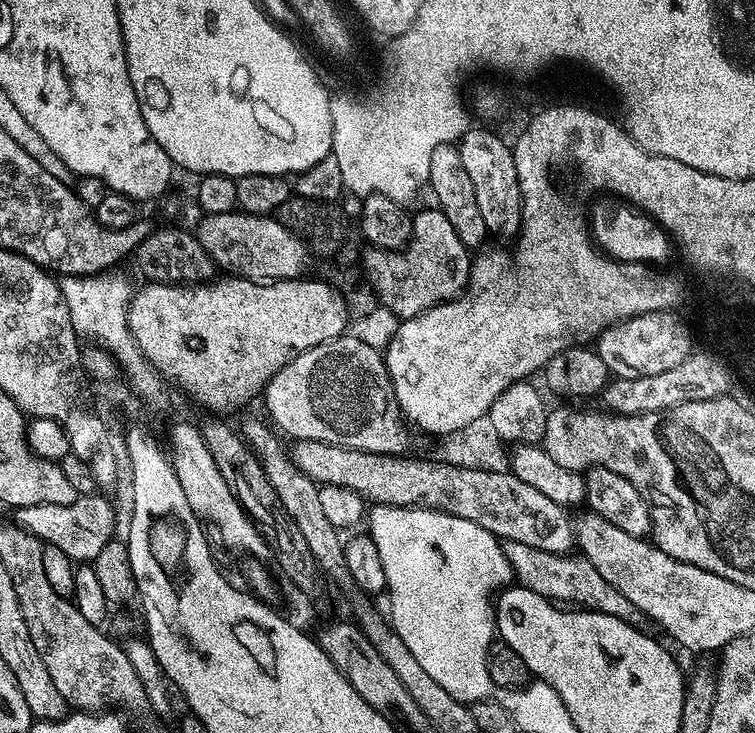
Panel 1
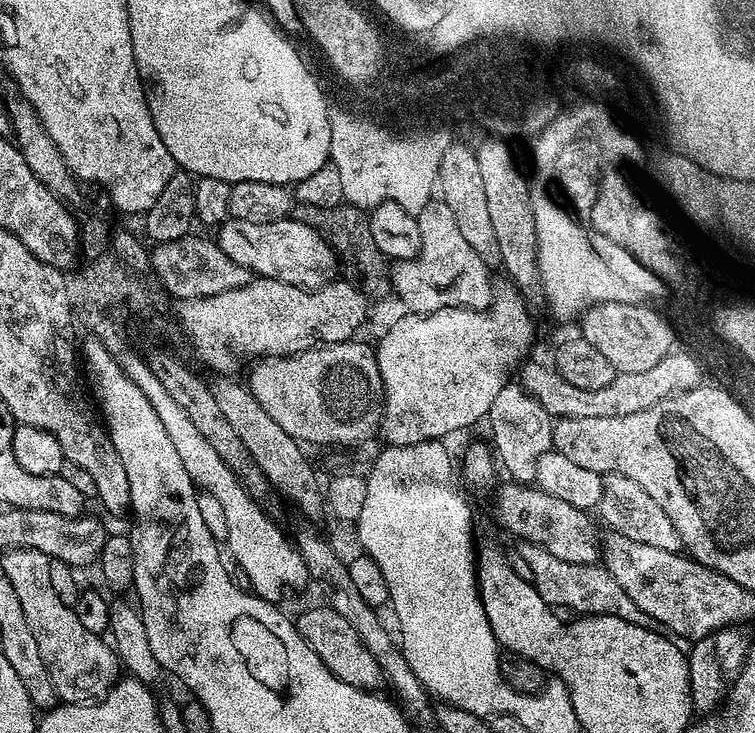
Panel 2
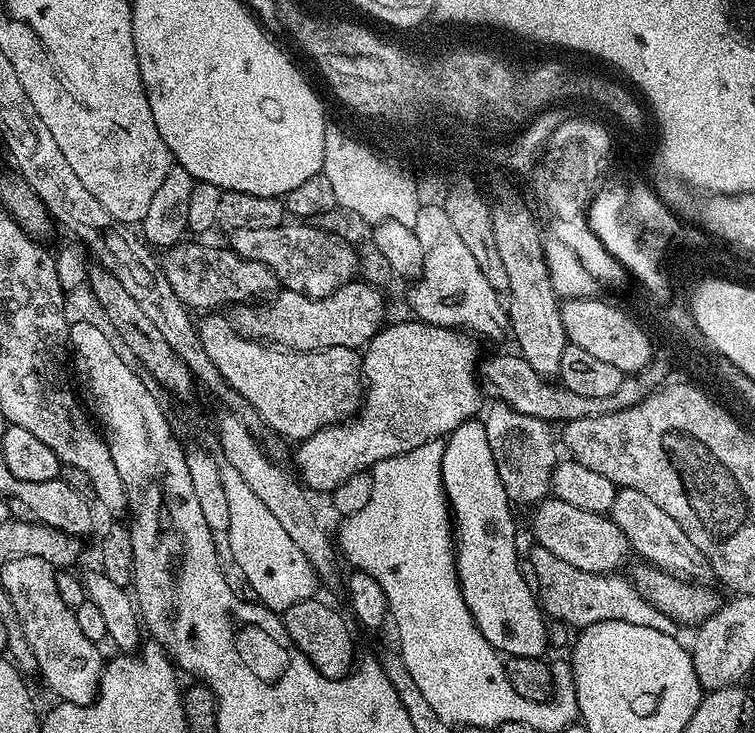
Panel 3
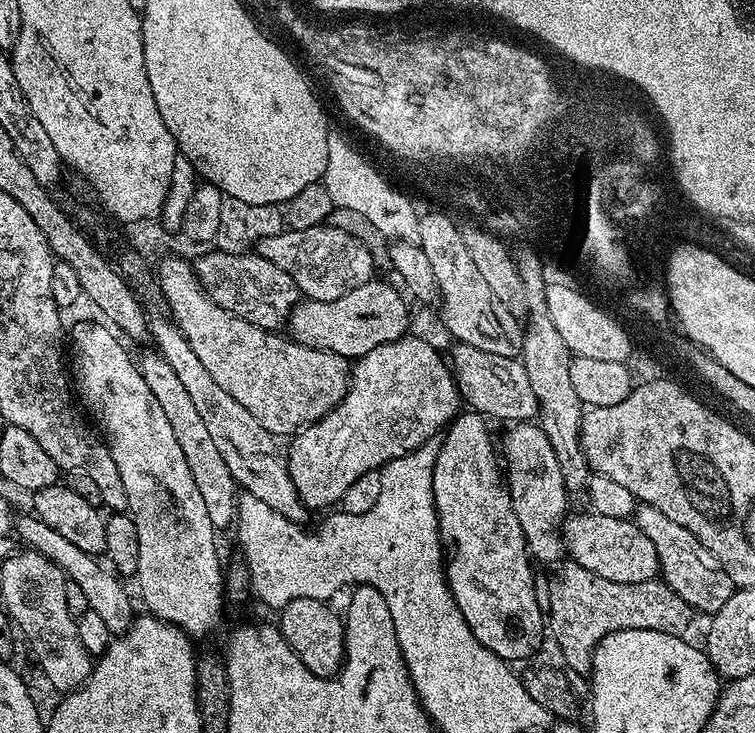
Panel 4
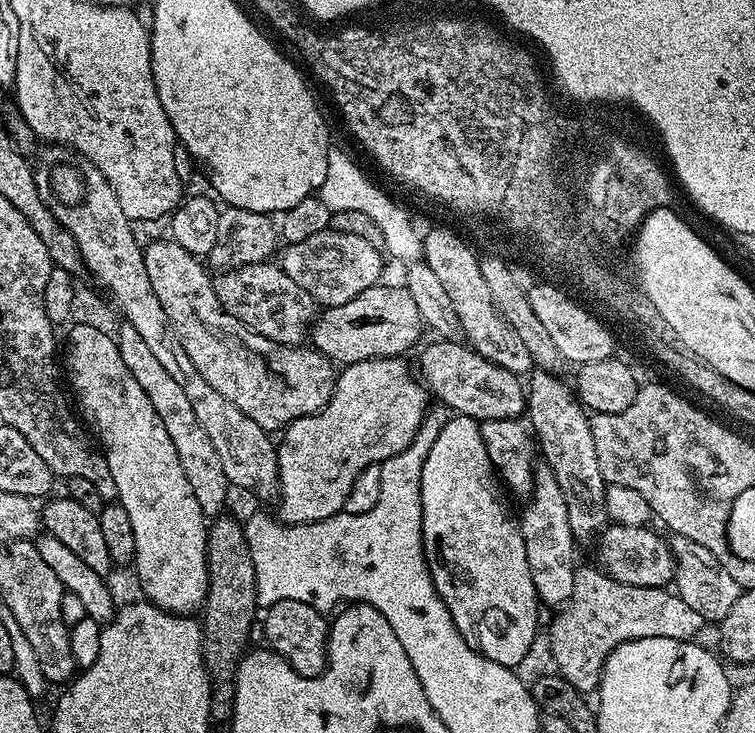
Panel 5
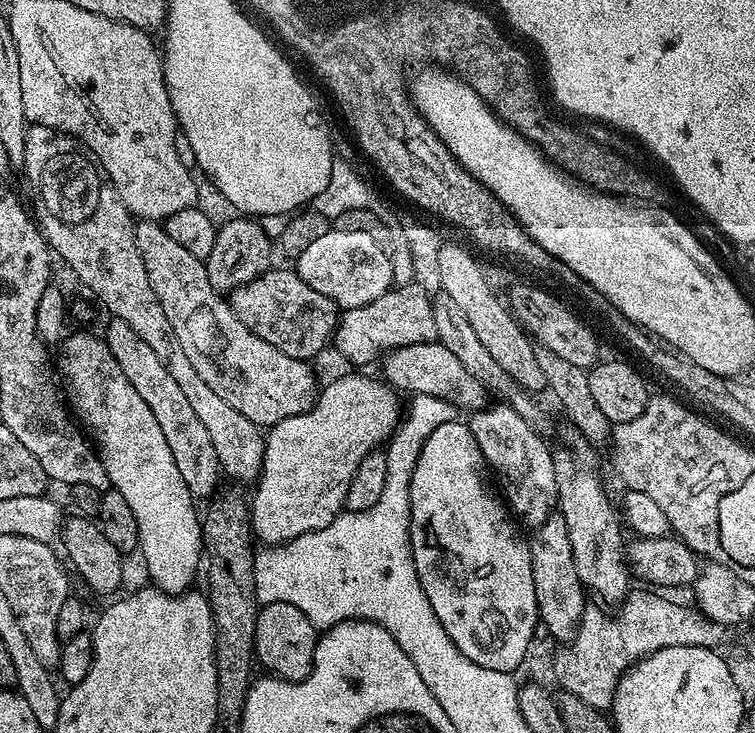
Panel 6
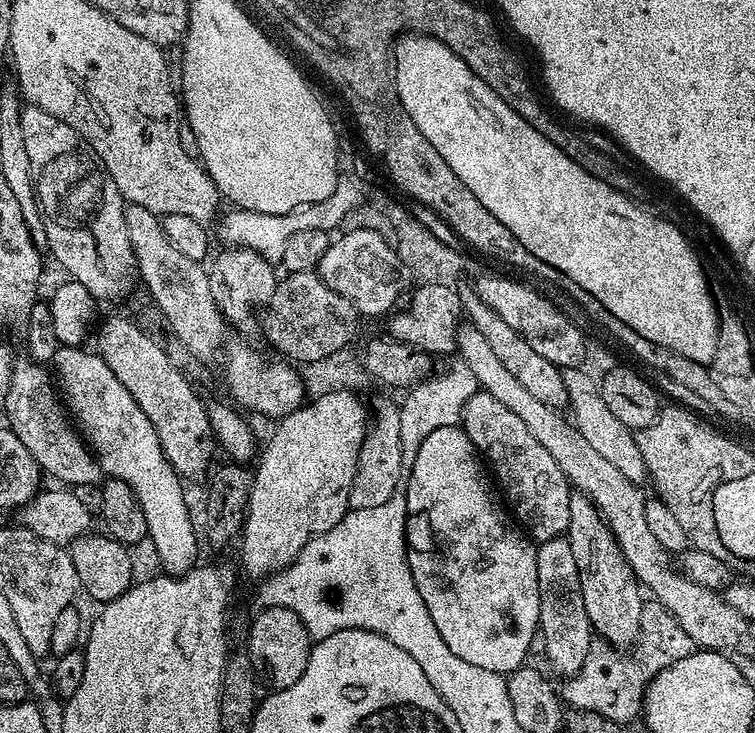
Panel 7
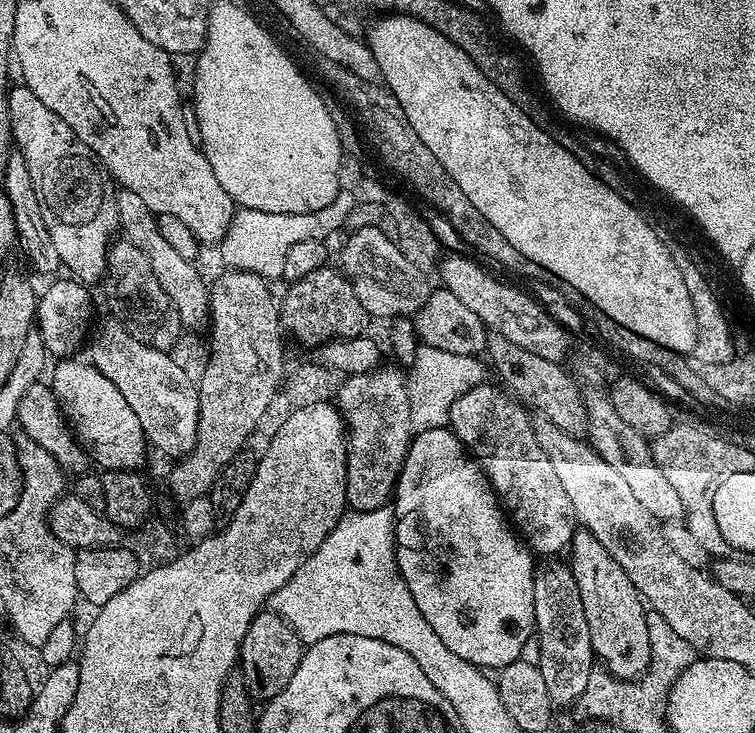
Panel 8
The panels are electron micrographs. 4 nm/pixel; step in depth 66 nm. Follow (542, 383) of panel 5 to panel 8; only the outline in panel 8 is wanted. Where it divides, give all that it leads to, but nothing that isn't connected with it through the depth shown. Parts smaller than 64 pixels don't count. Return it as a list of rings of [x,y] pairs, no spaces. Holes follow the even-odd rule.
[[[578,530],[572,535],[570,553],[572,561],[570,567],[574,574],[574,582],[578,582],[578,594],[582,594],[582,610],[586,610],[586,626],[590,626],[590,642],[595,659],[600,660],[605,669],[617,676],[619,680],[637,681],[648,671],[648,664],[652,660],[650,650],[650,634],[648,633],[648,612],[640,592],[626,578],[626,570],[614,562],[614,558],[607,552],[605,546],[595,538],[594,534],[585,530]]]

